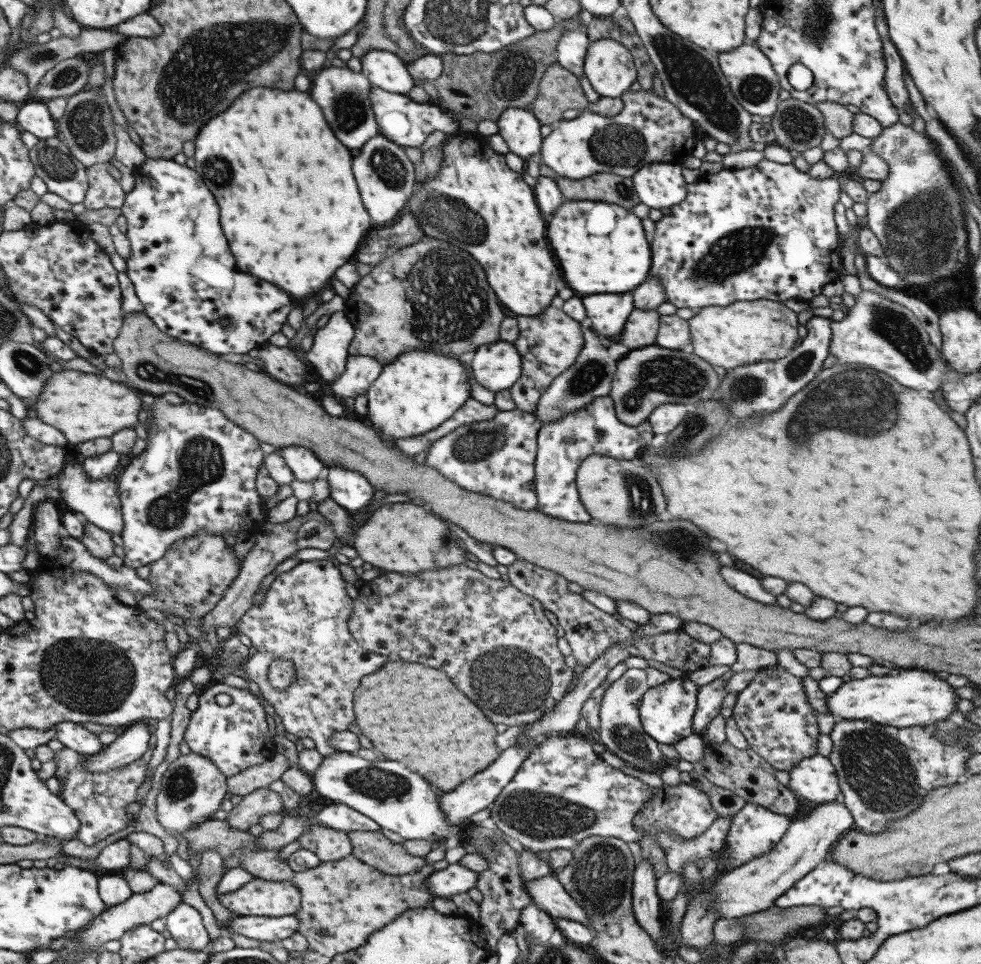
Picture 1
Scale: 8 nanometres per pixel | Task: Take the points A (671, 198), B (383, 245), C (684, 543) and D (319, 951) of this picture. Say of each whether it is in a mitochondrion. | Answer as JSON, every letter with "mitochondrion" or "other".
{"A":"other","B":"mitochondrion","C":"mitochondrion","D":"other"}

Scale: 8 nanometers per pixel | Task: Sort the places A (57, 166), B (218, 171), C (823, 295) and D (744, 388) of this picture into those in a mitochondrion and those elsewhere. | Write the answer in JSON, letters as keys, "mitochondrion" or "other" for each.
{"A":"mitochondrion","B":"mitochondrion","C":"other","D":"mitochondrion"}

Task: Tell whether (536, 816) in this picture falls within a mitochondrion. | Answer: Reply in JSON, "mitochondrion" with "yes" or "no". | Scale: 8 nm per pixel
{"mitochondrion":"yes"}

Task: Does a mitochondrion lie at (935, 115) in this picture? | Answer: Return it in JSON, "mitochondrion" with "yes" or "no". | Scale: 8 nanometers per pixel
{"mitochondrion":"no"}

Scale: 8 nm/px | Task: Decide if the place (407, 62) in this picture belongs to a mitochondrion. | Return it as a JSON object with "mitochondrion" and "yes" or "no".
{"mitochondrion":"no"}

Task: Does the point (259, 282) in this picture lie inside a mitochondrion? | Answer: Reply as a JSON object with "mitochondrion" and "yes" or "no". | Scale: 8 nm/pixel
{"mitochondrion":"no"}

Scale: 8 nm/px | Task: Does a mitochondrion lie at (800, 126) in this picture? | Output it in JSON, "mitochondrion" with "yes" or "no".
{"mitochondrion":"yes"}

